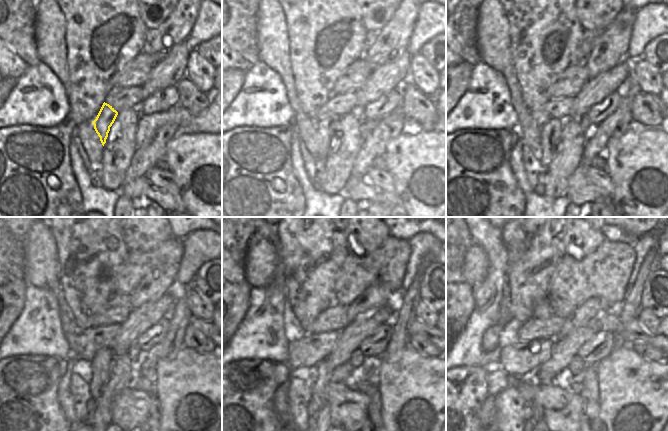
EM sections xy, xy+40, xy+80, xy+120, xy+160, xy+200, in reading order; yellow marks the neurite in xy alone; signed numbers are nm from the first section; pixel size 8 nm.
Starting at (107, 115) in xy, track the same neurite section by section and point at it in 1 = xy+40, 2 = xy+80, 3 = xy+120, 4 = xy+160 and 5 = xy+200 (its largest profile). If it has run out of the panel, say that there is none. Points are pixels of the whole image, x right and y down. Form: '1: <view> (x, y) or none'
1: xy+40 (325, 126)
2: xy+80 (550, 132)
3: xy+120 (100, 367)
4: xy+160 (322, 373)
5: xy+200 (537, 415)

